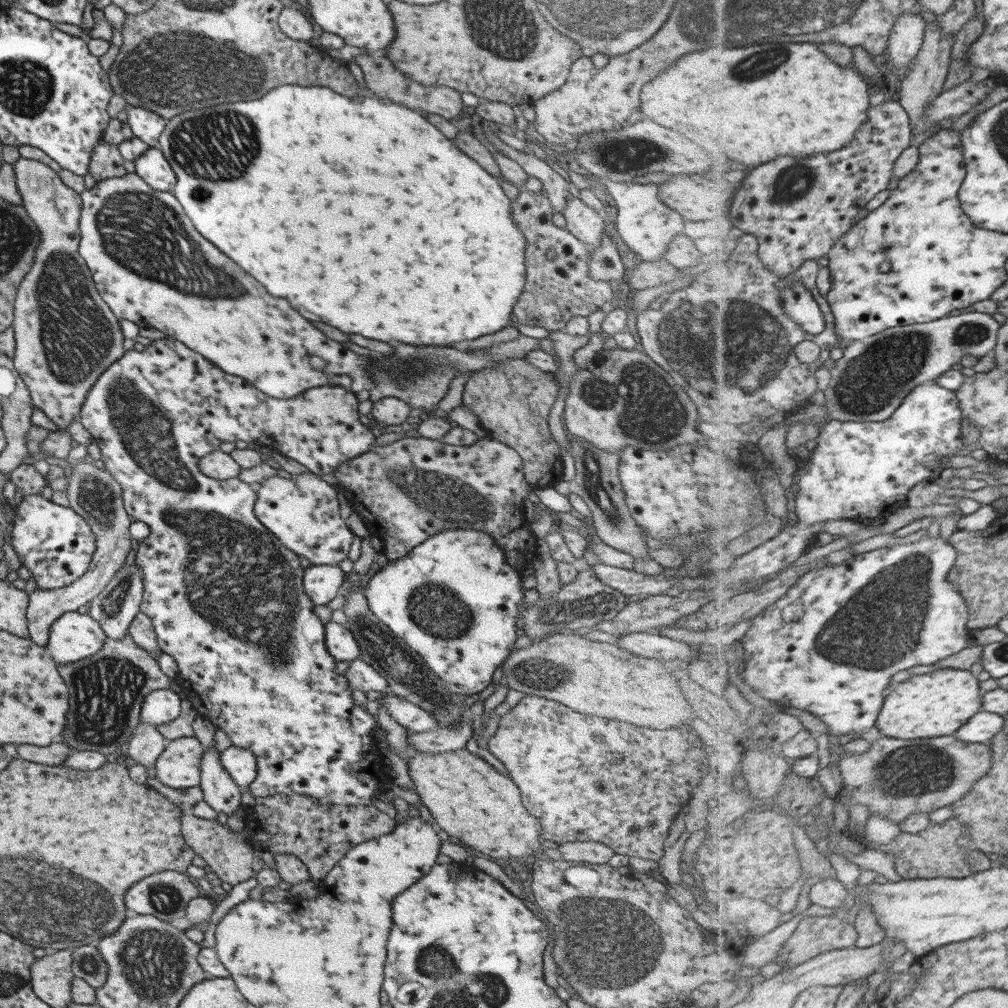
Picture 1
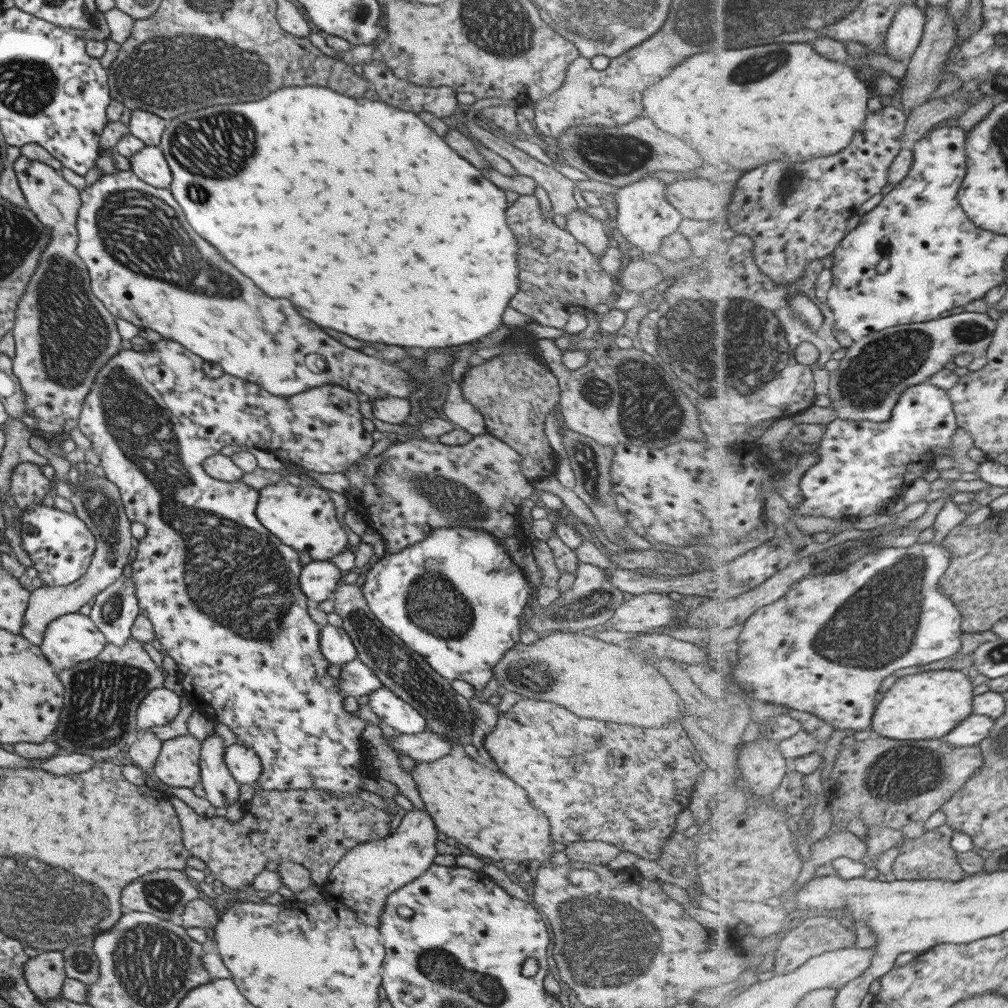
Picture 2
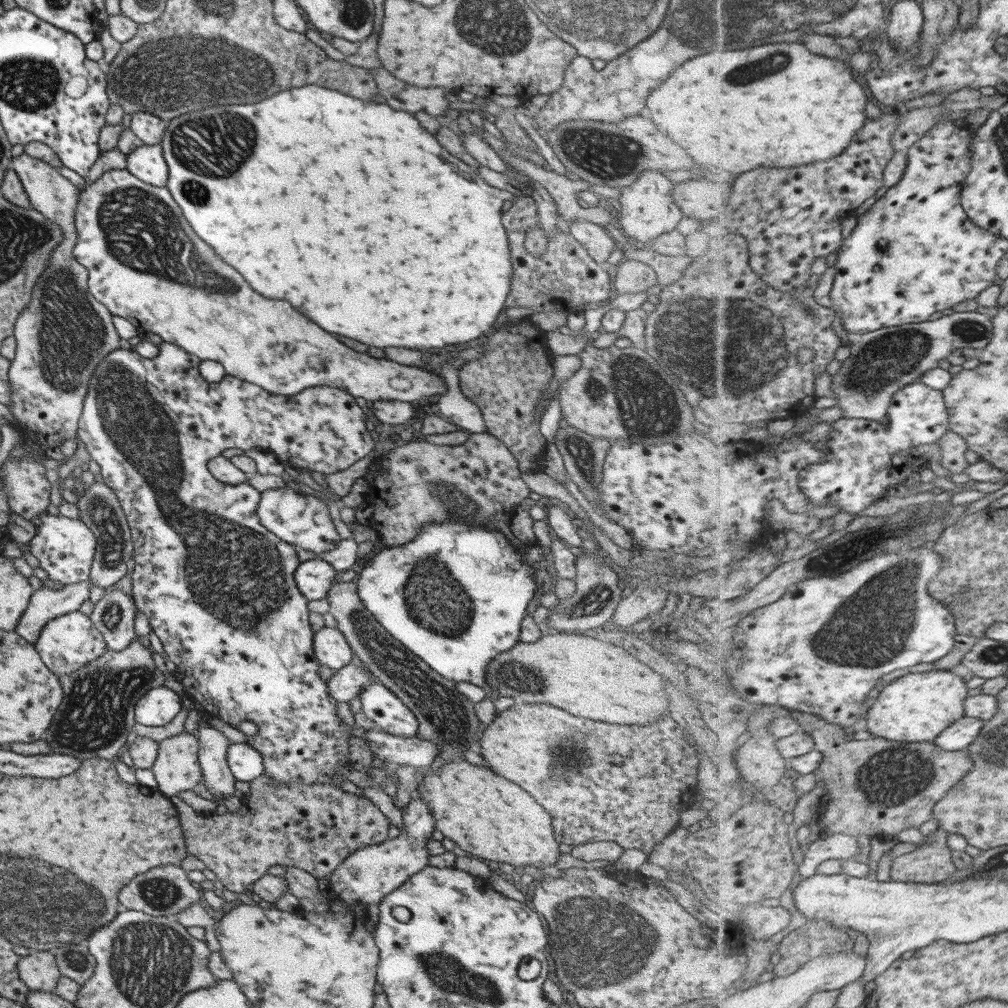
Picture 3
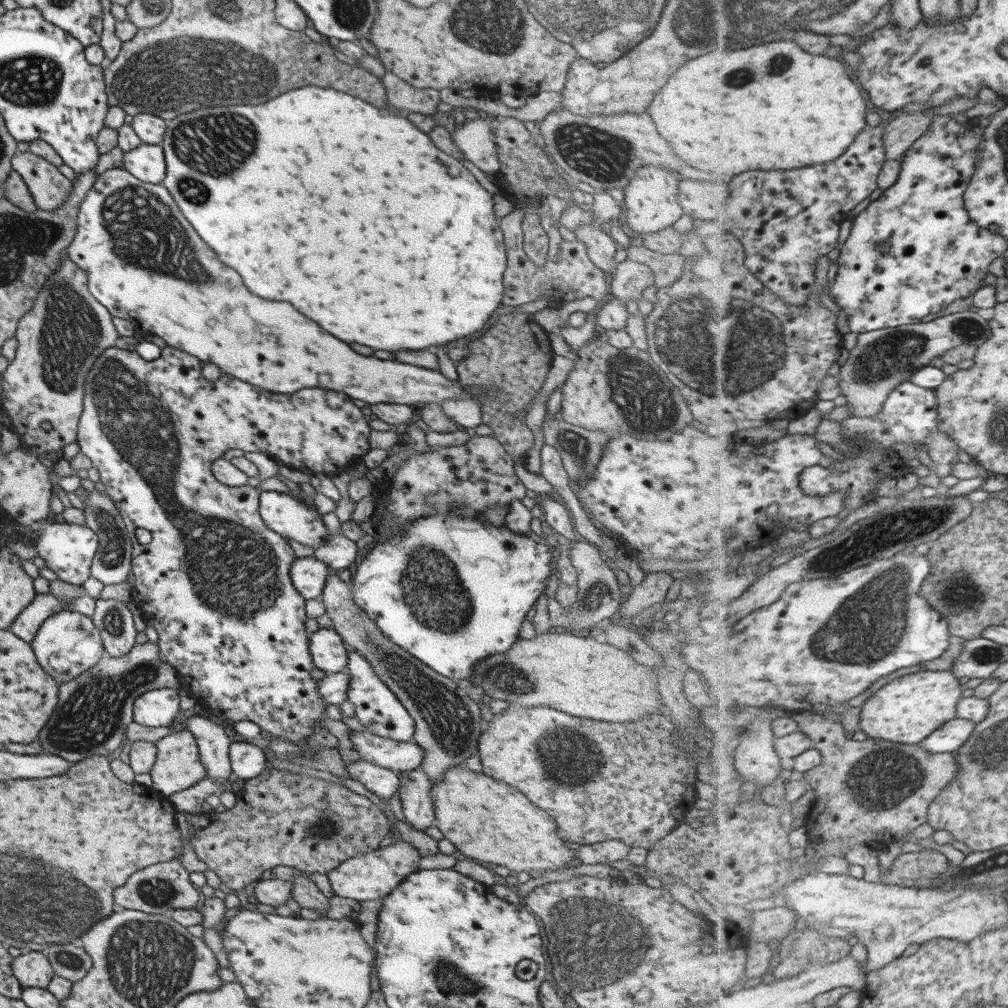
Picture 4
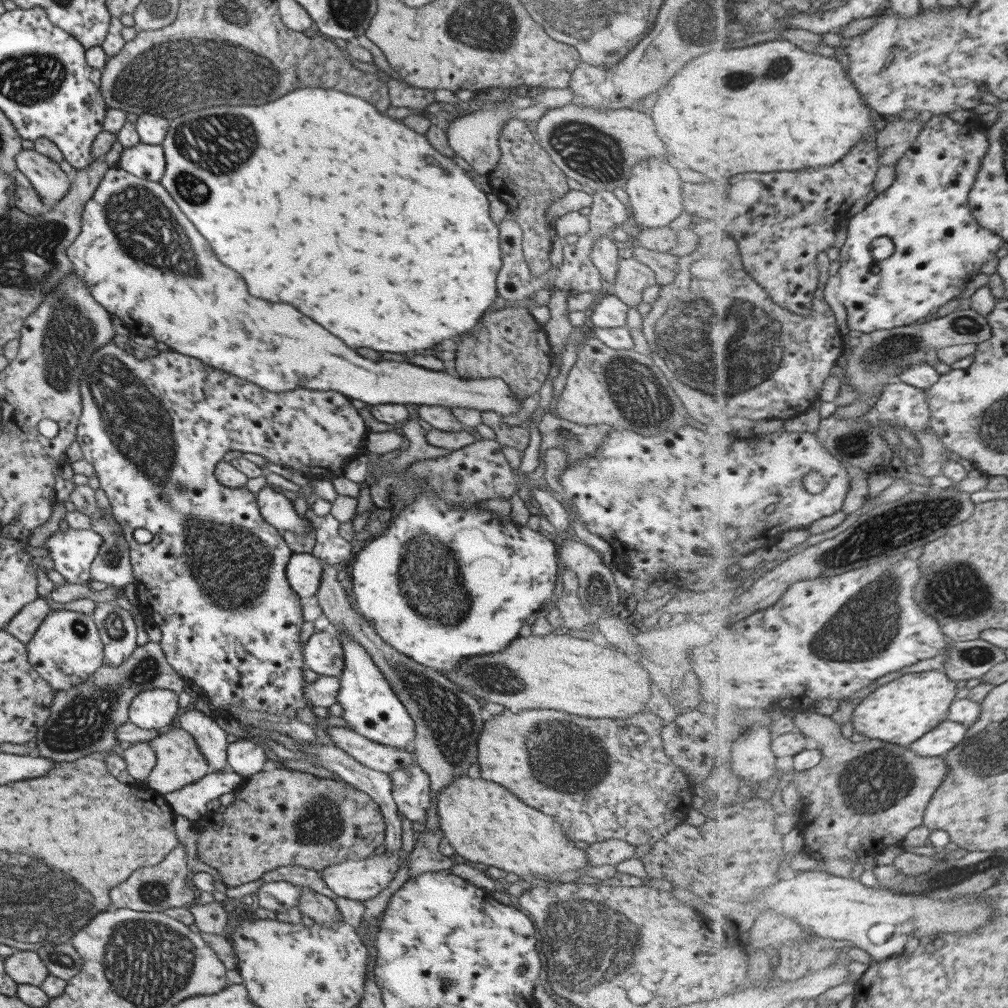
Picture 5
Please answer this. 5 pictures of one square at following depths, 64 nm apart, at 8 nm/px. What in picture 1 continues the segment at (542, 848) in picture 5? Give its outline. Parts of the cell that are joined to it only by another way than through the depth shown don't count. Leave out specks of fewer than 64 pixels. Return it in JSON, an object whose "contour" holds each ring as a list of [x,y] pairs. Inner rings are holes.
{"contour":[[[407,746],[406,753],[409,756],[405,760],[408,766],[408,775],[415,785],[414,791],[420,799],[420,803],[430,812],[435,824],[448,836],[457,838],[470,849],[482,853],[485,857],[504,859],[505,857],[529,856],[529,854],[543,857],[541,845],[543,838],[540,838],[541,832],[539,832],[541,826],[521,806],[519,790],[509,778],[501,776],[477,754],[473,755],[464,749],[450,750],[439,754],[423,754]]]}

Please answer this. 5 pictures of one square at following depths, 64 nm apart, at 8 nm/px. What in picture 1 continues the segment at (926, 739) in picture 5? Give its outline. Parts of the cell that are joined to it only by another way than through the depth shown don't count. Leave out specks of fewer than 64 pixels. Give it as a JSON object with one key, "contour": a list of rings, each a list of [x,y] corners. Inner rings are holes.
{"contour":[[[982,710],[958,728],[954,735],[967,743],[988,743],[998,732],[1001,732],[1005,721],[1005,716]]]}

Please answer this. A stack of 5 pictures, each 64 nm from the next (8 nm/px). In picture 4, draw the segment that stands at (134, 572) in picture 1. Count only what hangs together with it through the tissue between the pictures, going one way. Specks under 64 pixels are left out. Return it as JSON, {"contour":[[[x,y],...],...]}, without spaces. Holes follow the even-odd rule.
{"contour":[[[96,600],[93,615],[94,627],[100,634],[105,656],[121,657],[135,644],[136,630],[131,612],[119,600]]]}

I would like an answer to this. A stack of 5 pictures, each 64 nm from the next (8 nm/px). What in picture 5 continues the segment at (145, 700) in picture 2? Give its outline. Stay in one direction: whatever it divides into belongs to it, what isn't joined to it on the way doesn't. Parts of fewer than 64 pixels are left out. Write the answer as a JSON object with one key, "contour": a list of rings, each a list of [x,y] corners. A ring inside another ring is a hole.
{"contour":[[[142,690],[131,699],[127,709],[127,720],[145,730],[164,730],[173,720],[178,706],[177,693],[172,690]]]}

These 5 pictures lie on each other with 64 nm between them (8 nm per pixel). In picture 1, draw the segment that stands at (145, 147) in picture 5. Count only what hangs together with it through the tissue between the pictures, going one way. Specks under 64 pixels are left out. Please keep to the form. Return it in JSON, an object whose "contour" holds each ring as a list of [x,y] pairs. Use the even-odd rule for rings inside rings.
{"contour":[[[149,147],[145,149],[143,154],[137,155],[137,158],[134,158],[133,161],[135,173],[141,181],[145,182],[151,190],[157,192],[163,191],[172,191],[173,186],[175,186],[175,174],[171,170],[169,163],[165,160],[165,157],[162,155],[162,152],[157,147]]]}

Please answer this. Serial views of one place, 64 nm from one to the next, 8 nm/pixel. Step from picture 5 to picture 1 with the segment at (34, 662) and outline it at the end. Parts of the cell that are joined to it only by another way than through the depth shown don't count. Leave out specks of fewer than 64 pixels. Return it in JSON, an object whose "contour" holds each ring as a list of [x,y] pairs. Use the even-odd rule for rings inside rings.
{"contour":[[[65,612],[51,623],[43,647],[56,666],[65,665],[93,656],[105,639],[99,623],[87,612]]]}

